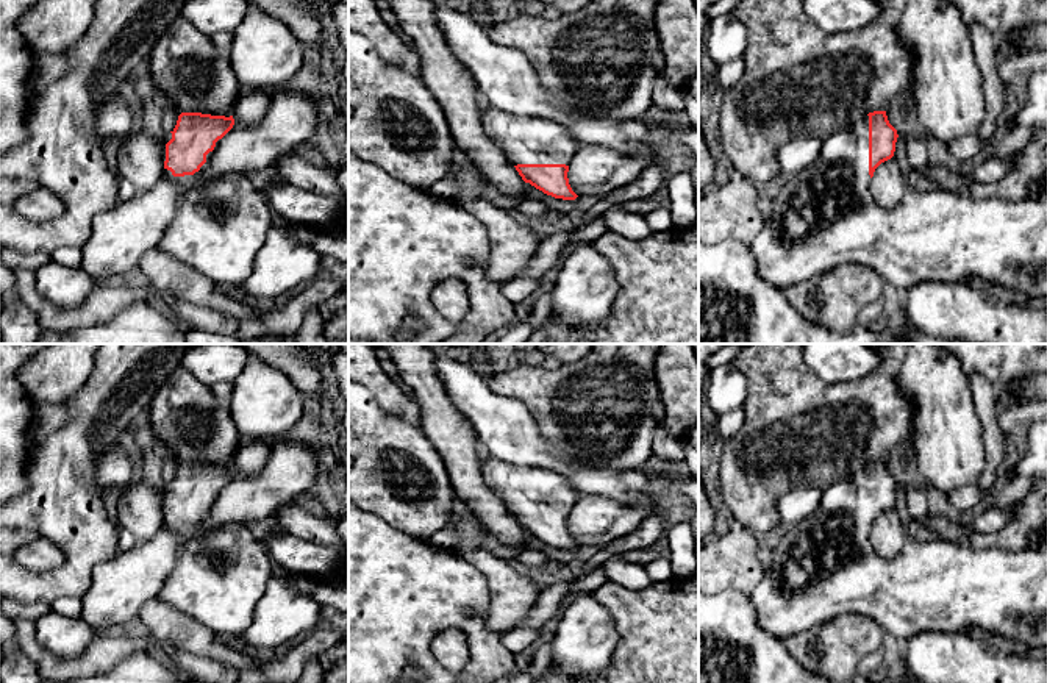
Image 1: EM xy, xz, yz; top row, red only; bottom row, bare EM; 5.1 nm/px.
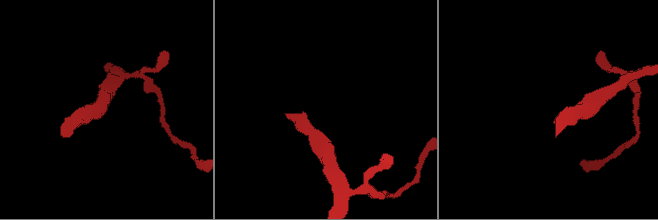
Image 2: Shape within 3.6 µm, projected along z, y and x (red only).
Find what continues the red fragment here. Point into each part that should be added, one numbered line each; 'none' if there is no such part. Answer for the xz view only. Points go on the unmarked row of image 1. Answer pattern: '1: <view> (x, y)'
1: xz (522, 489)

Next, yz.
1: yz (825, 566)

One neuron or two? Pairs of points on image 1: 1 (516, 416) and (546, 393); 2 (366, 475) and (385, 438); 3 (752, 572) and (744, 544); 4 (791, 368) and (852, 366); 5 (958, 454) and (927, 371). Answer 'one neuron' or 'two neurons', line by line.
1: two neurons
2: one neuron
3: one neuron
4: two neurons
5: one neuron

